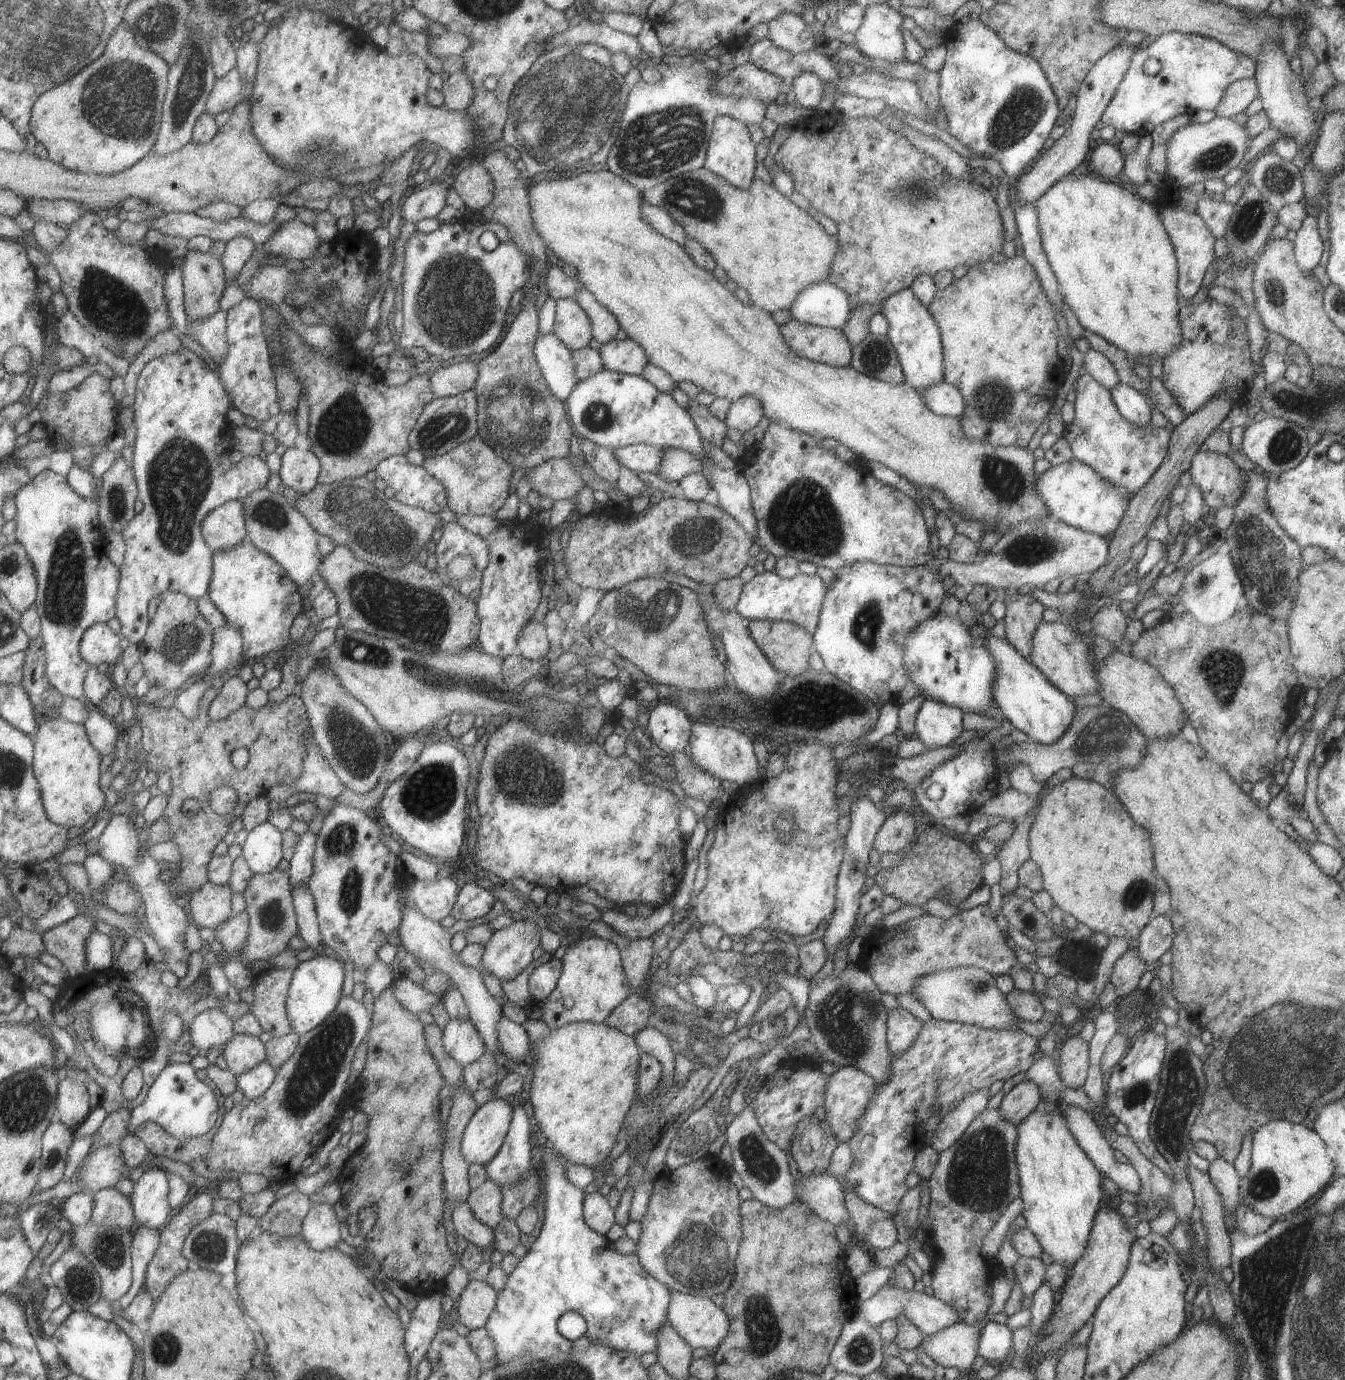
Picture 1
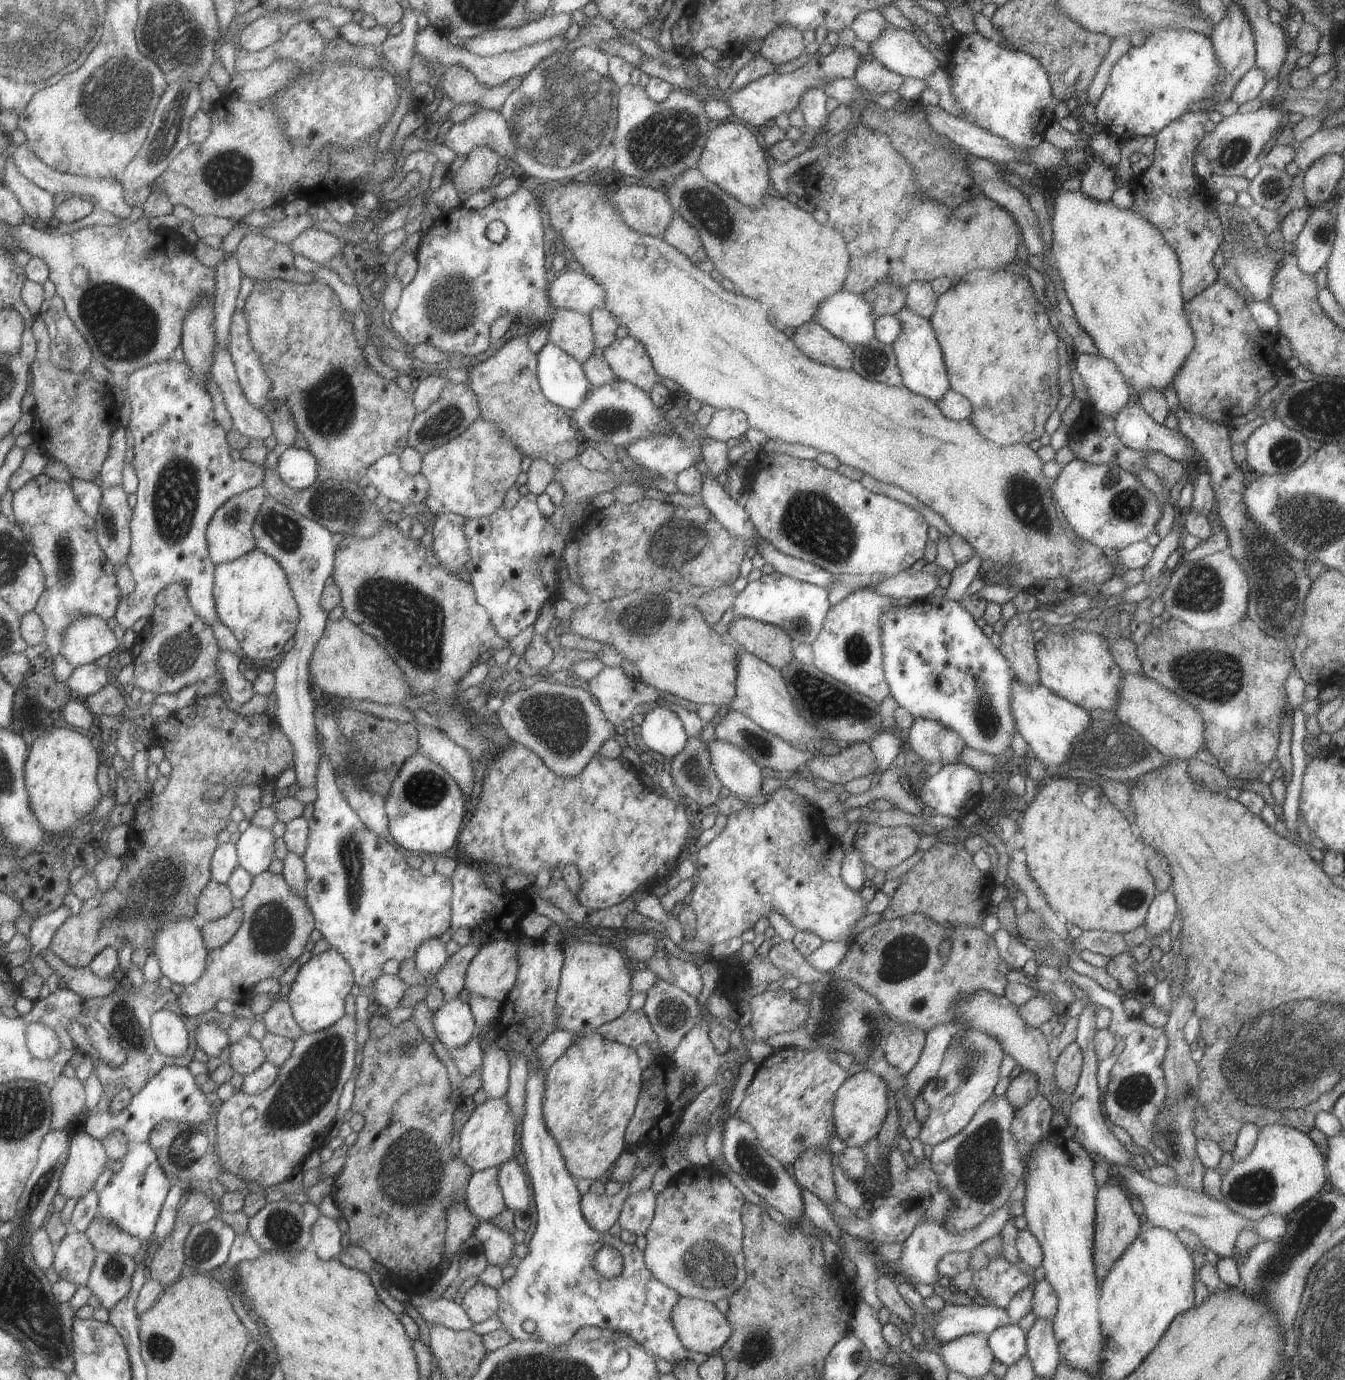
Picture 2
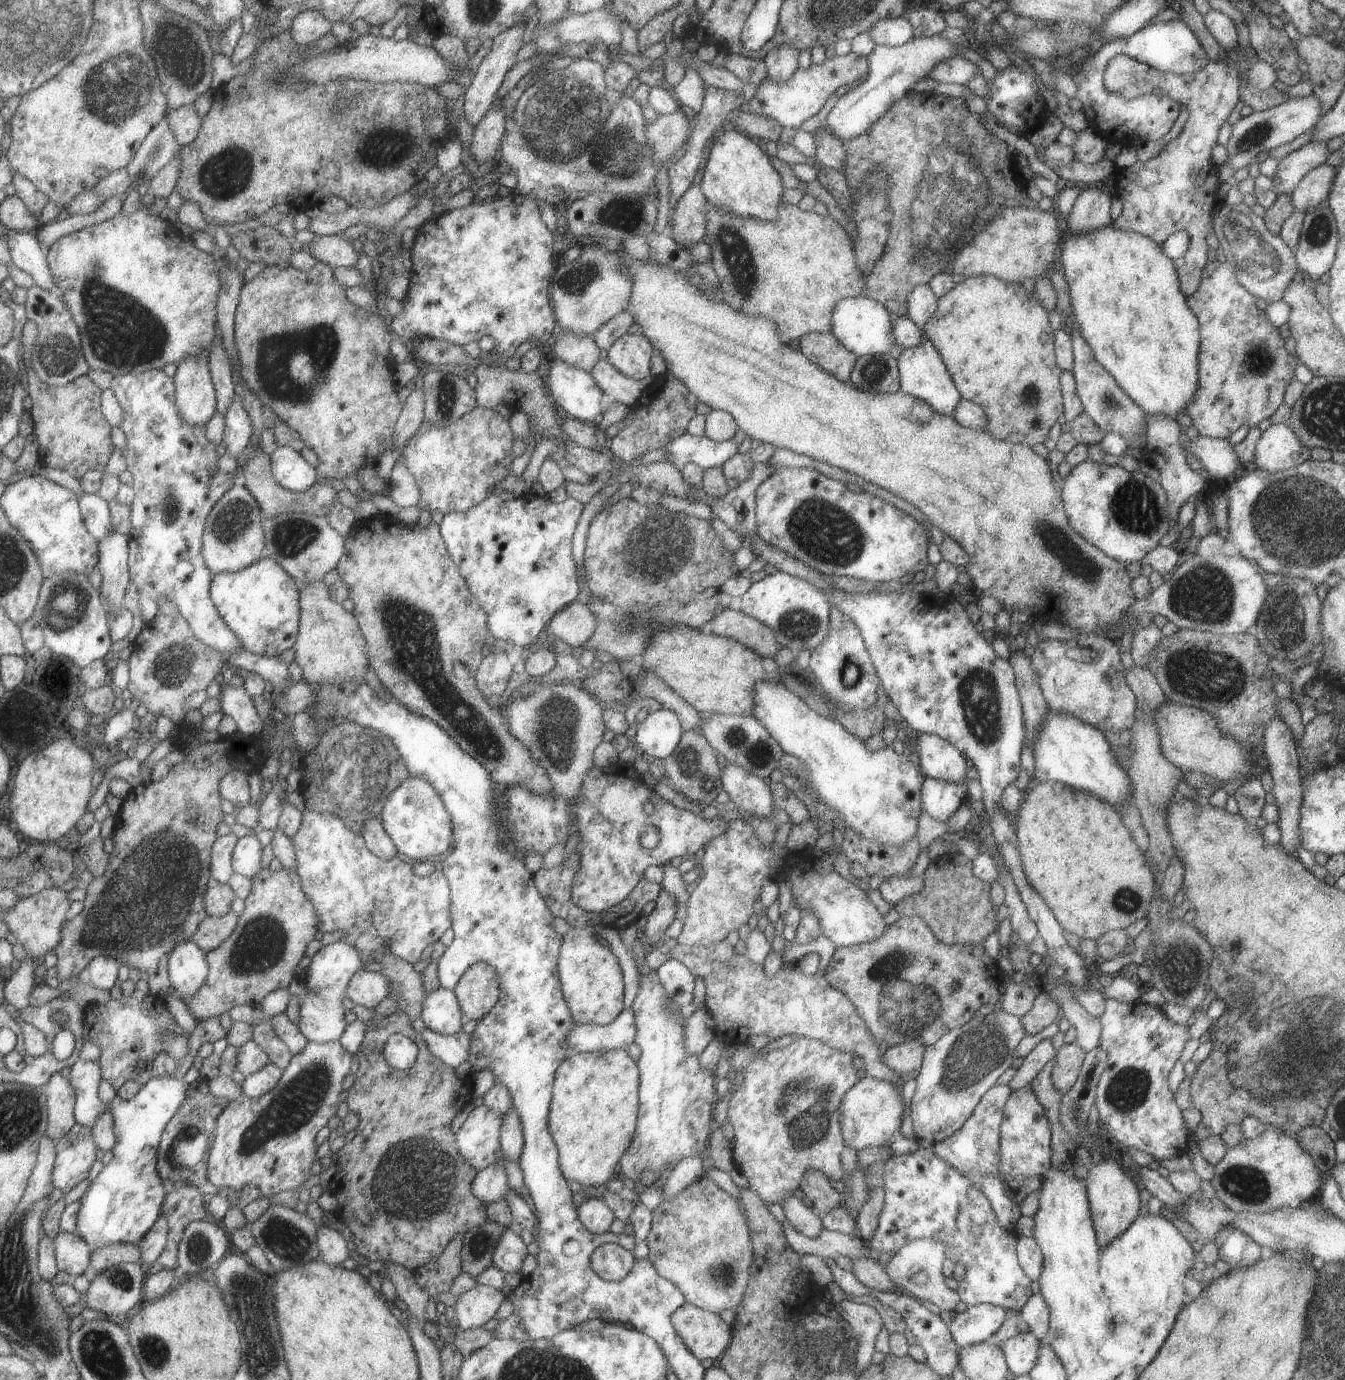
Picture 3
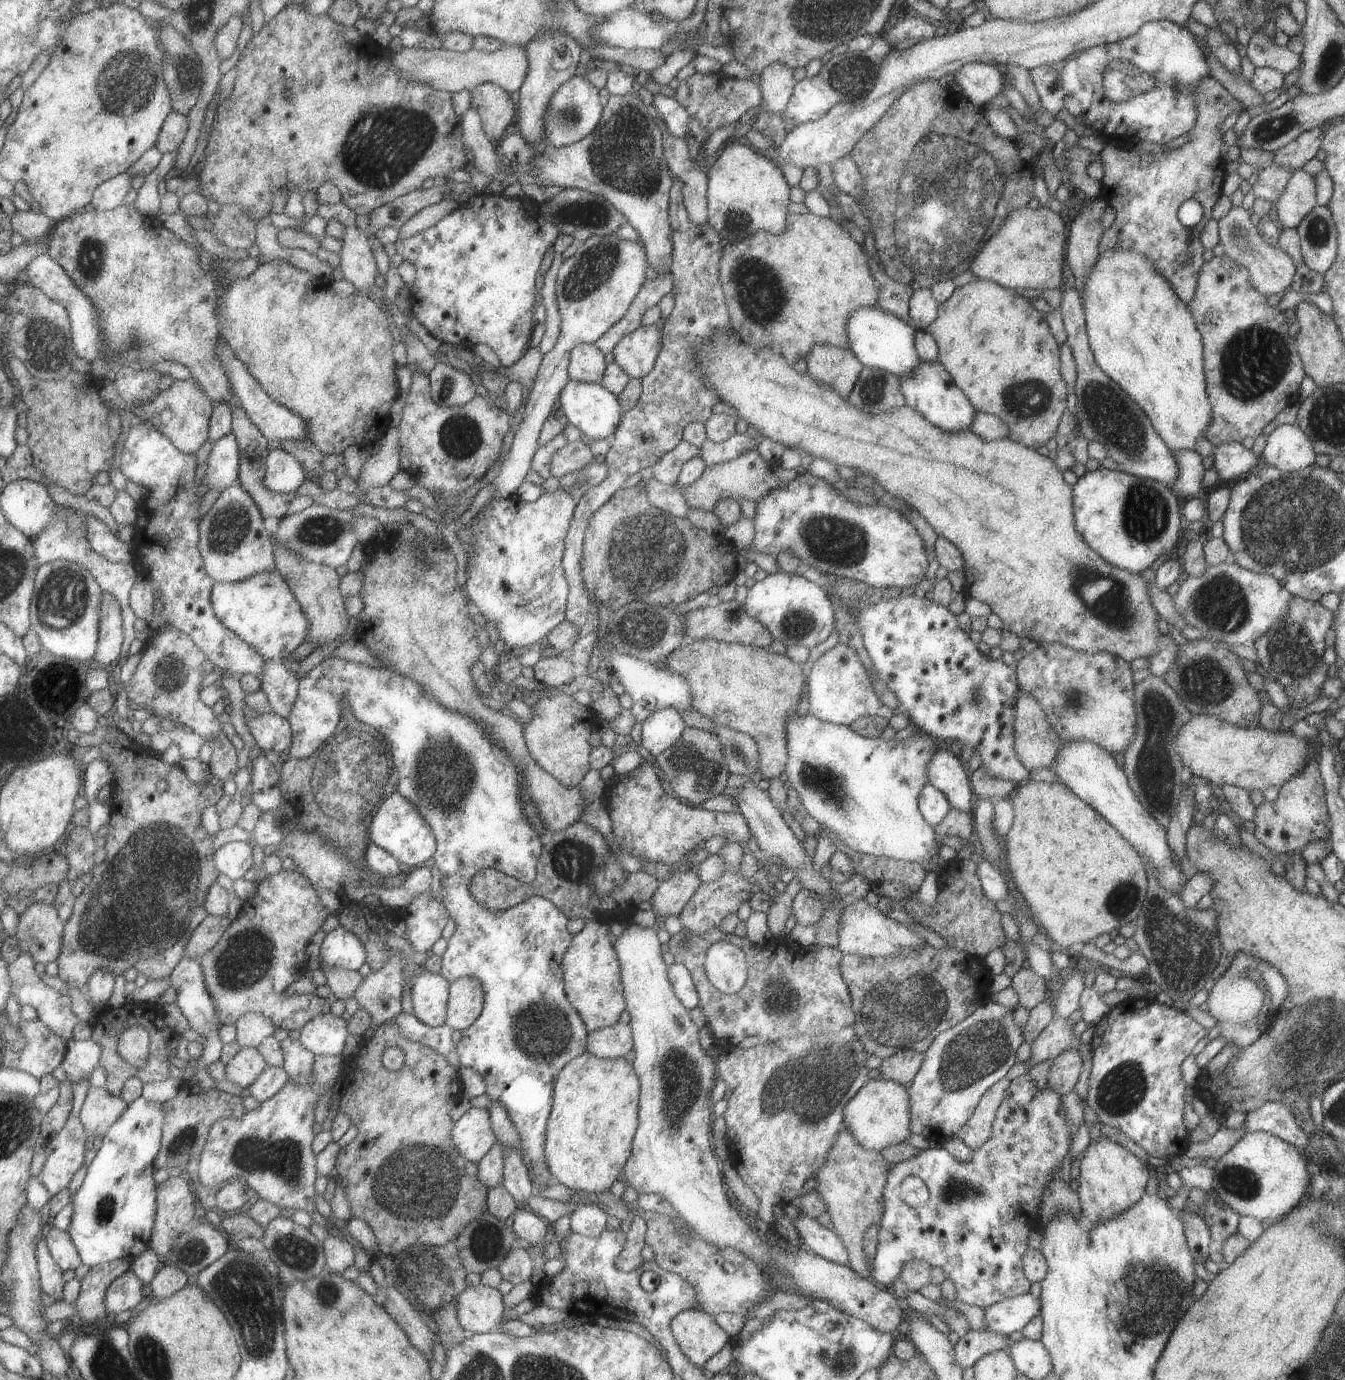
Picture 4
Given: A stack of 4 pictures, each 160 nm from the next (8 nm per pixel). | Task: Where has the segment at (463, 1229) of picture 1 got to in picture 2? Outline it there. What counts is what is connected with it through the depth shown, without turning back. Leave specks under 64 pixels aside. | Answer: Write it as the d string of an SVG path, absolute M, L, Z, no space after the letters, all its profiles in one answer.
M479 1221L472 1234L481 1240L488 1265L505 1265L513 1257L515 1242L511 1234L497 1228L490 1221Z

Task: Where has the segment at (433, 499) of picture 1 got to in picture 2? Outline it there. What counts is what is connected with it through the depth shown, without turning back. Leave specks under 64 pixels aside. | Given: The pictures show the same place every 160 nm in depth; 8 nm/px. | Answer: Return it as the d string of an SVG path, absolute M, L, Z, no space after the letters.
M384 455L371 464L364 475L368 485L375 488L377 494L389 499L394 507L407 504L420 504L427 494L427 480L420 473L407 476L401 472L397 455Z

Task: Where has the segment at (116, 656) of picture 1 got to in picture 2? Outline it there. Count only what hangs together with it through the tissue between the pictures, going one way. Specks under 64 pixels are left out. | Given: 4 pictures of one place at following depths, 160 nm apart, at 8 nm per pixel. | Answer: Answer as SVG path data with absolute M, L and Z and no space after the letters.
M81 616L78 622L63 630L62 654L75 668L94 663L101 656L115 652L121 646L115 632L101 616Z

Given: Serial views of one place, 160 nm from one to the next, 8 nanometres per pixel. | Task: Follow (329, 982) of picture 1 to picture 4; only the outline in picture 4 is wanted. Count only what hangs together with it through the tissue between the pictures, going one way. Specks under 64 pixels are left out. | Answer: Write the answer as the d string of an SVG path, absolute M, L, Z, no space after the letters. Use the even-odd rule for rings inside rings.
M340 925L325 934L319 952L319 965L325 964L357 971L366 962L366 951L363 944ZM327 1012L299 1030L298 1042L314 1056L337 1056L342 1054L347 1036L346 1023Z

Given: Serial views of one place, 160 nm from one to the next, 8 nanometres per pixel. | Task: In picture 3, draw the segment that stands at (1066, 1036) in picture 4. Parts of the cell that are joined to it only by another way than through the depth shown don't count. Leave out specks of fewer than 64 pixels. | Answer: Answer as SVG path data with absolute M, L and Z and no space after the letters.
M1045 1039L1037 1041L1031 1052L1023 1058L1023 1062L1015 1076L1009 1080L1010 1090L1018 1090L1031 1083L1031 1080L1037 1076L1037 1072L1056 1055L1056 1050L1052 1046L1051 1040Z

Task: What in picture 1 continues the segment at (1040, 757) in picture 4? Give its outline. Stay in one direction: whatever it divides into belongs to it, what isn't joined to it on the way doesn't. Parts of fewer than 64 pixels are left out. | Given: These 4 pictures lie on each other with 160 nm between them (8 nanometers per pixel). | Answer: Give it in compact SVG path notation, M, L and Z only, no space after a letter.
M1004 588L1003 594L1005 640L1029 662L1031 637L1042 621L1041 612L1045 607L1030 593L1019 594L1016 588Z

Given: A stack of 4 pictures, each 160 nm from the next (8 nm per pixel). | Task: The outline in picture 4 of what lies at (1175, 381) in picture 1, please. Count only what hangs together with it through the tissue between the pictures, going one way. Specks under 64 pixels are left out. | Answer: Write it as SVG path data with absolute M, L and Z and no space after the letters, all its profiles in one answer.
M1223 255L1211 258L1209 262L1204 262L1201 266L1196 288L1191 298L1191 301L1186 304L1189 314L1193 316L1195 327L1199 332L1202 341L1202 356L1203 356L1203 369L1206 381L1206 394L1211 408L1211 424L1207 424L1205 428L1205 436L1211 444L1215 447L1219 444L1231 444L1231 442L1241 442L1243 438L1253 437L1254 439L1262 433L1262 429L1270 422L1273 421L1276 414L1279 414L1286 406L1295 403L1298 398L1298 389L1301 381L1306 376L1304 374L1303 366L1296 352L1296 340L1289 337L1288 326L1284 313L1280 312L1276 307L1272 308L1266 302L1267 296L1257 292L1250 284L1247 268L1239 266L1229 258Z

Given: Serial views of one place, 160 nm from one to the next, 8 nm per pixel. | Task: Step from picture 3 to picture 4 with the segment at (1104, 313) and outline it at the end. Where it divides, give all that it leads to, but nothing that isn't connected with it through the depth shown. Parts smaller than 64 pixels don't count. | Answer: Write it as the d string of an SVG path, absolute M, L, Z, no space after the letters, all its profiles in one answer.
M1115 249L1100 252L1097 260L1093 262L1091 270L1087 272L1087 278L1085 278L1085 284L1083 284L1083 292L1078 292L1078 294L1081 296L1080 302L1084 313L1088 346L1097 366L1103 370L1103 374L1107 378L1113 381L1115 385L1118 385L1142 409L1144 415L1151 422L1155 433L1160 440L1163 440L1170 452L1193 451L1197 440L1205 436L1207 424L1211 424L1211 408L1206 394L1203 360L1201 360L1202 341L1195 327L1193 316L1189 314L1186 304L1177 298L1171 286L1167 284L1167 280L1163 280L1163 276L1159 276L1159 272L1155 268L1151 268L1151 262L1145 256L1139 256L1137 252L1131 252L1131 250Z

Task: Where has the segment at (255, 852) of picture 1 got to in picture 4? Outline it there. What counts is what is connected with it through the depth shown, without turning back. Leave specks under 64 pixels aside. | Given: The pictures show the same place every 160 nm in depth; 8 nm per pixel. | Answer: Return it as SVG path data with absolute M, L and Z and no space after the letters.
M233 841L230 844L215 849L215 868L219 874L227 876L234 882L243 879L243 876L253 868L254 844L249 842Z

